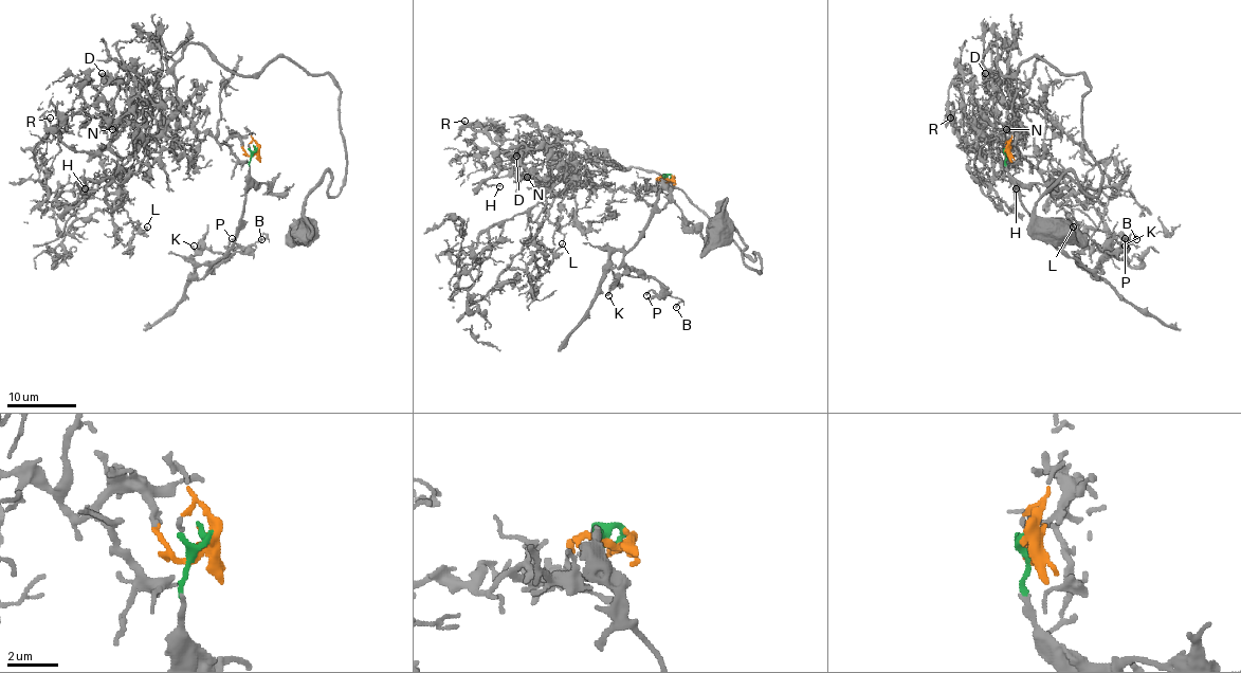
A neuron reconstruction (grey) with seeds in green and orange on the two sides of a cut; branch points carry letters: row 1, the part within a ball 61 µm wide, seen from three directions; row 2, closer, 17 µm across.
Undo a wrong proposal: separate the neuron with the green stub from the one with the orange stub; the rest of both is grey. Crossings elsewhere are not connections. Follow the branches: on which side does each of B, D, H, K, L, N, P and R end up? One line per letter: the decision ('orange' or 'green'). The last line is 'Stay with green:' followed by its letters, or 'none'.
B: green
D: orange
H: orange
K: green
L: orange
N: orange
P: green
R: orange
Stay with green: B, K, P

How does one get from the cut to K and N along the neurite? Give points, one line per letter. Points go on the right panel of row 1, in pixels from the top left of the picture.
K: (1008, 149), (1005, 158), (1008, 181), (1022, 208), (1054, 243), (1092, 269), (1105, 250), (1125, 246)
N: (1008, 151), (1021, 143), (1014, 99), (1014, 120), (991, 135), (975, 127), (978, 113), (1007, 129)

